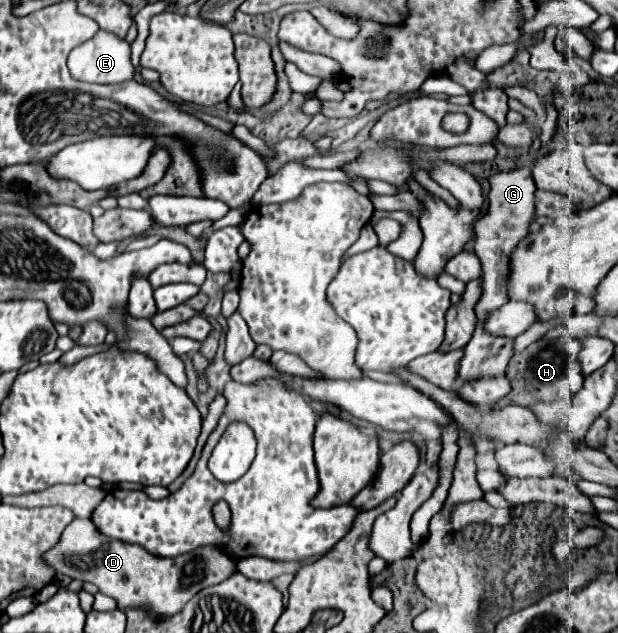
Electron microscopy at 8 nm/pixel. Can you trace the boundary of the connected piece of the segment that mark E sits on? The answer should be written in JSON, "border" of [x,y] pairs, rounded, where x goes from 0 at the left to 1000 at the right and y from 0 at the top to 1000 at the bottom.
{"border":[[[159,47],[146,63],[123,73],[110,88],[110,107],[120,126],[152,130],[152,133],[194,133],[217,126],[217,104],[210,95],[210,70],[201,60],[188,60],[172,47]]]}

